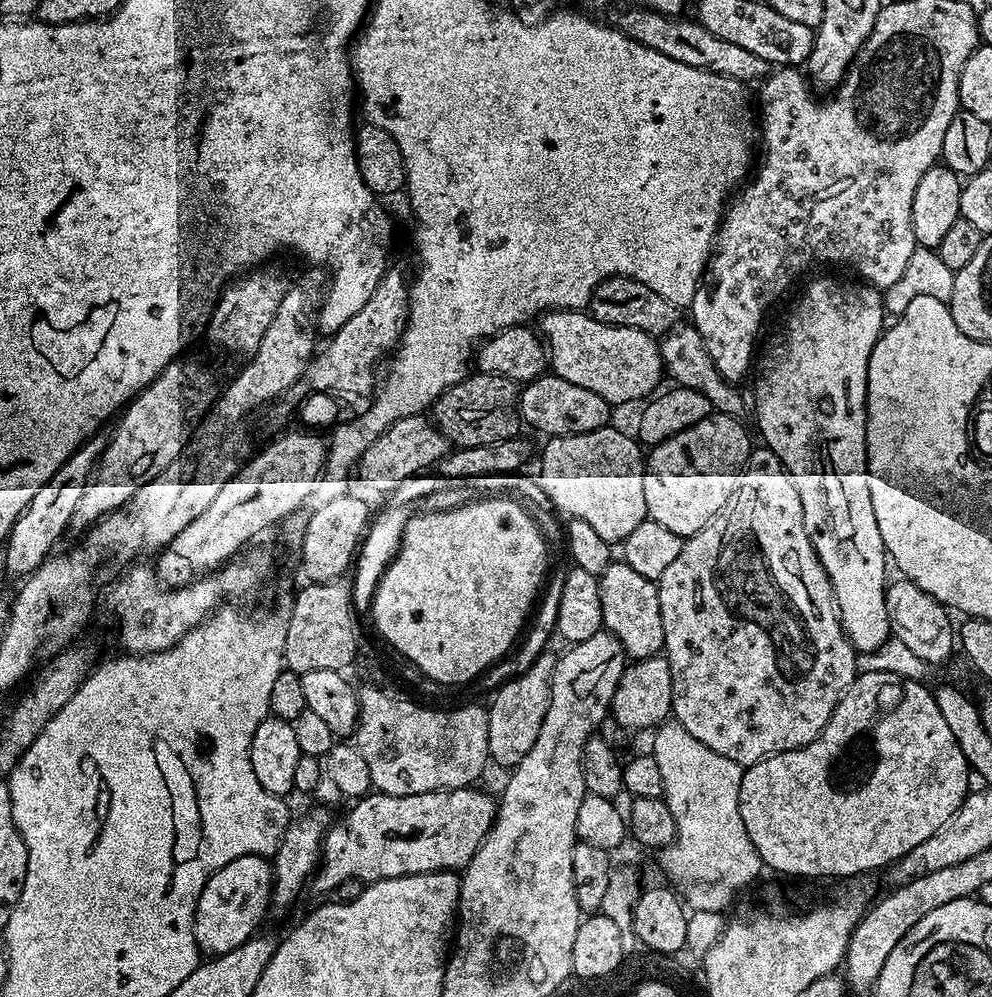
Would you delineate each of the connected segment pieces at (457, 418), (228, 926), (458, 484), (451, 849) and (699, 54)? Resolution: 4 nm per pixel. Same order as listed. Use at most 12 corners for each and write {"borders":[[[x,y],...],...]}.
{"borders":[[[477,371],[430,416],[449,445],[521,435],[516,381]],[[234,858],[196,903],[201,953],[257,935],[272,904],[272,865]],[[421,474],[375,513],[354,564],[352,603],[371,609],[376,584],[408,519],[460,508],[496,492],[537,513],[553,511],[535,475]],[[479,787],[369,794],[324,834],[316,892],[463,869]],[[649,8],[614,24],[678,62],[750,84],[774,66],[696,20]]]}

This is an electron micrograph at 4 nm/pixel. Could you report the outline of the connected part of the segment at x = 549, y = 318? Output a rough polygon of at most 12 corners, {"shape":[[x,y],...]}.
{"shape":[[584,310],[543,313],[551,371],[610,405],[665,379],[660,344]]}

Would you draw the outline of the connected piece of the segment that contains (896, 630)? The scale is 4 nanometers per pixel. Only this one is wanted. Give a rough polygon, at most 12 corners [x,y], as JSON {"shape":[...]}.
{"shape":[[903,578],[886,587],[892,636],[925,665],[958,644],[949,609]]}

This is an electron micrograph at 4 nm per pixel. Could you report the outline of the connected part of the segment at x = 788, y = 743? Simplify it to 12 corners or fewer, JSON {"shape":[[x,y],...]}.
{"shape":[[766,446],[662,573],[672,716],[747,766],[856,681]]}

